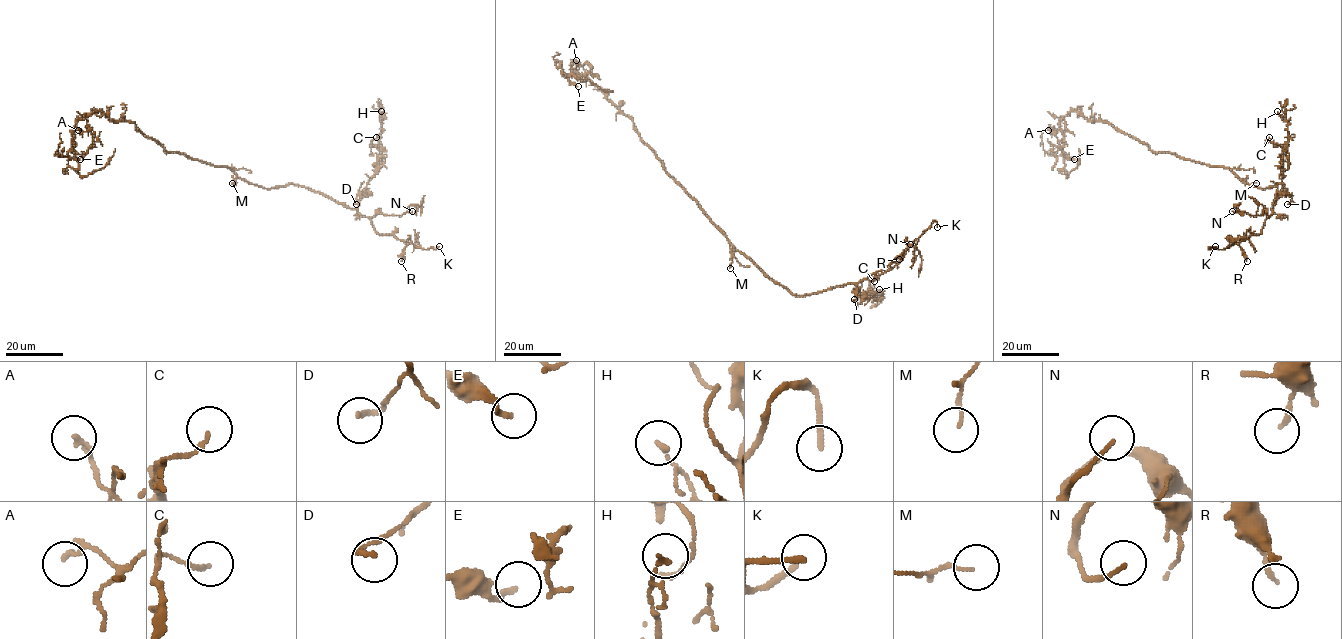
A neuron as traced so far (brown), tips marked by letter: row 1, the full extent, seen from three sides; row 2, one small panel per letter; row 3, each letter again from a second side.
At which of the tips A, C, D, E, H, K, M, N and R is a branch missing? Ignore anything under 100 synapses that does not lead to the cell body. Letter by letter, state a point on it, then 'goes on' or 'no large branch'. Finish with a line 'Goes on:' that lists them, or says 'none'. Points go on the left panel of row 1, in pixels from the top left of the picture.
A: at (78, 130); no large branch
C: at (376, 137); no large branch
D: at (356, 204); no large branch
E: at (80, 159); no large branch
H: at (381, 111); no large branch
K: at (439, 246); goes on
M: at (232, 183); no large branch
N: at (412, 211); no large branch
R: at (401, 261); no large branch
Goes on: K

